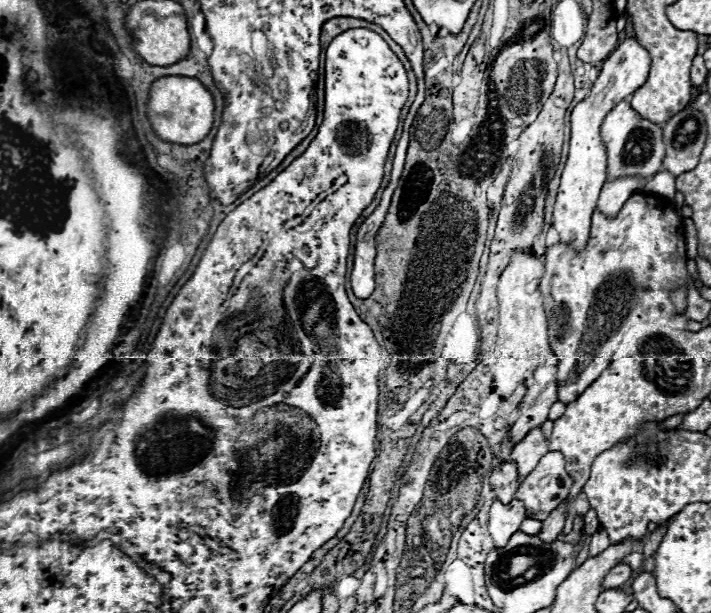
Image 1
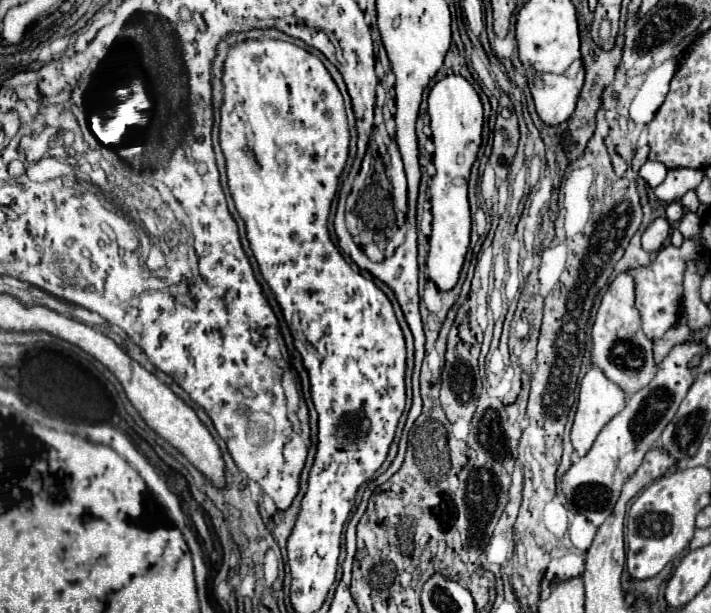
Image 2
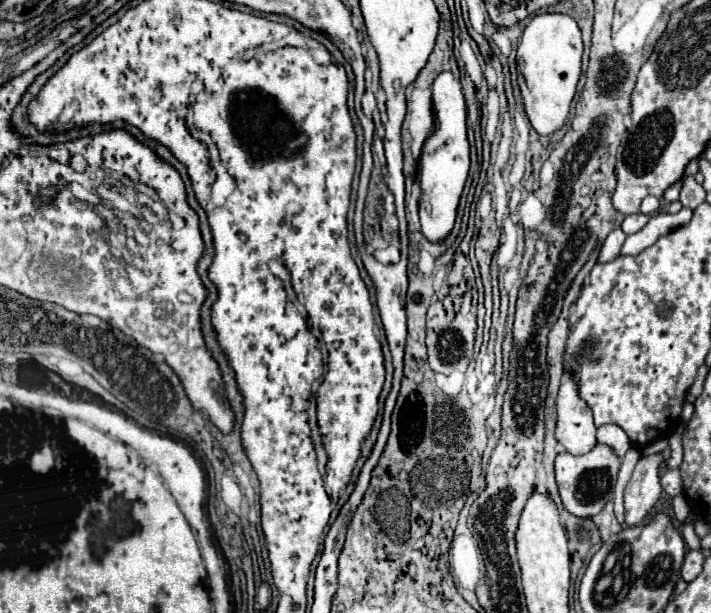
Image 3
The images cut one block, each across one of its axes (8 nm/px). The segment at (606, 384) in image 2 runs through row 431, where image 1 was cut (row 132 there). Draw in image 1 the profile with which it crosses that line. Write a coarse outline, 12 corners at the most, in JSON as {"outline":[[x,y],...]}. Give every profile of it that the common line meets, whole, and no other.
{"outline":[[634,38],[572,110],[552,226],[576,250],[606,180],[606,114],[646,82]]}

